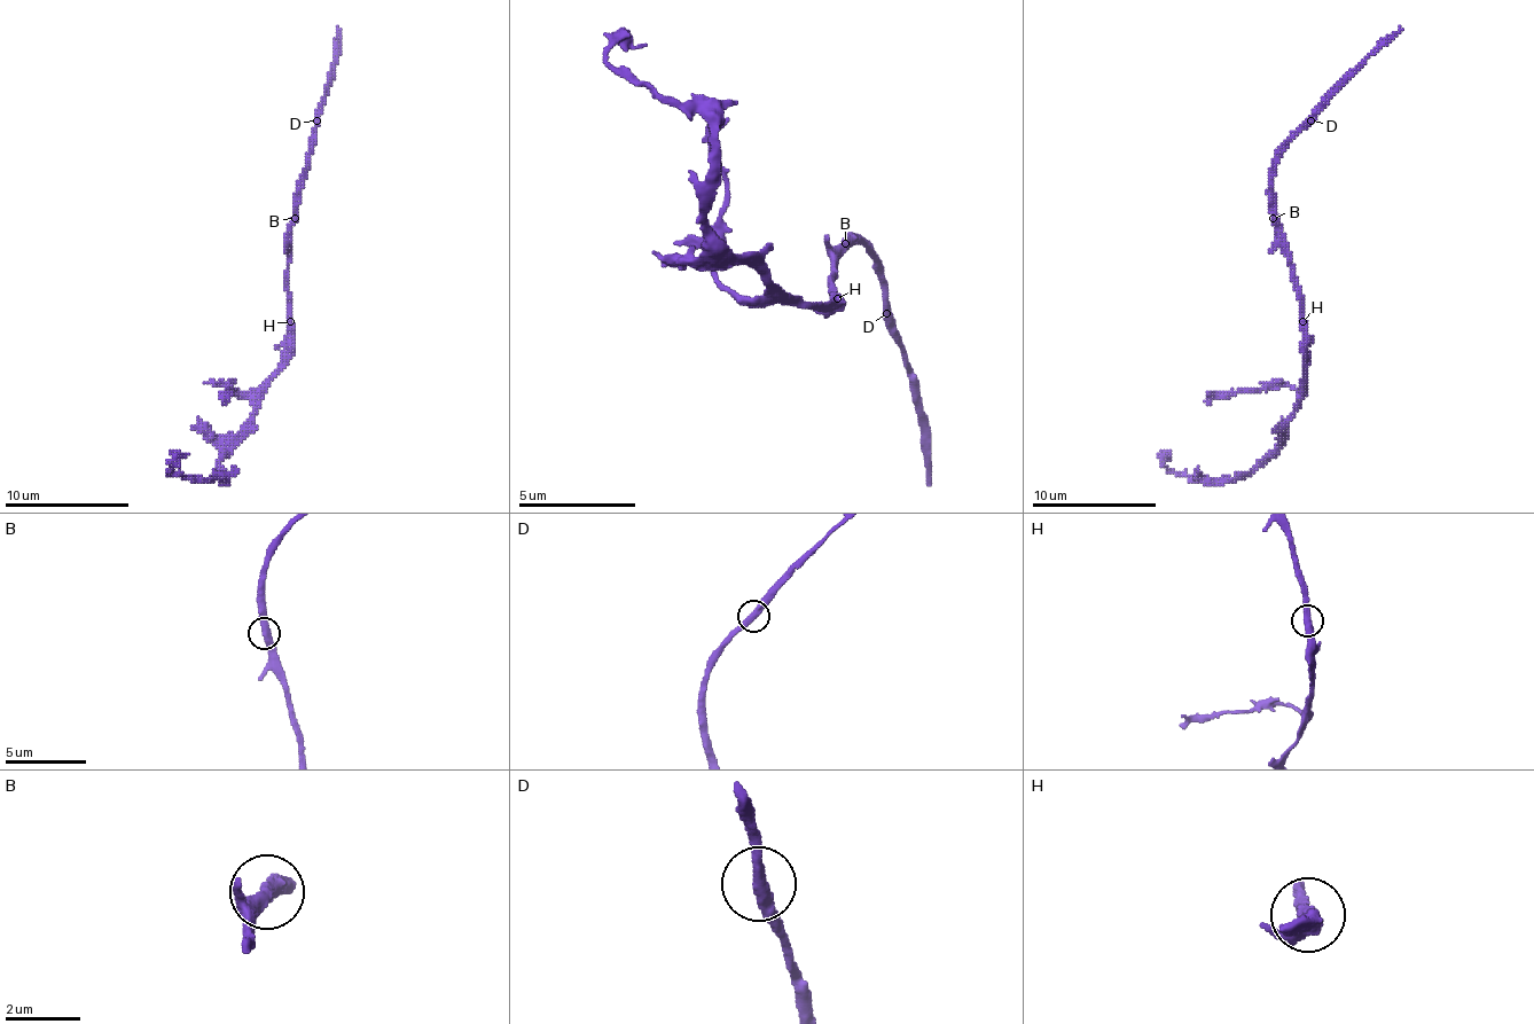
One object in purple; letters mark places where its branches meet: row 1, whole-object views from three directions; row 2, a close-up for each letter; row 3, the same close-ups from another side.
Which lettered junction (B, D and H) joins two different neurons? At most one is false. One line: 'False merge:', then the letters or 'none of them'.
False merge: none of them

